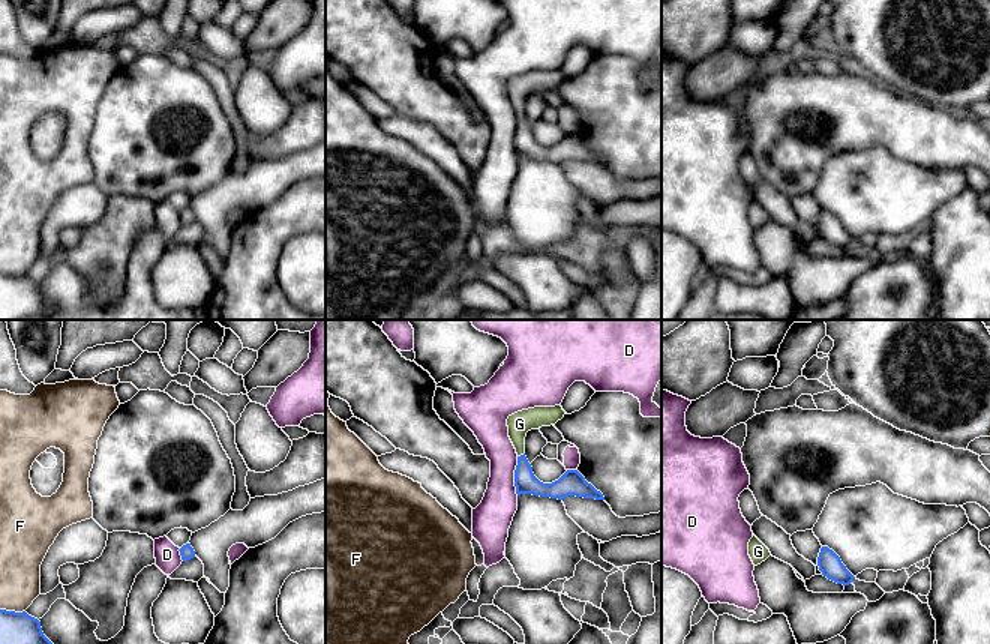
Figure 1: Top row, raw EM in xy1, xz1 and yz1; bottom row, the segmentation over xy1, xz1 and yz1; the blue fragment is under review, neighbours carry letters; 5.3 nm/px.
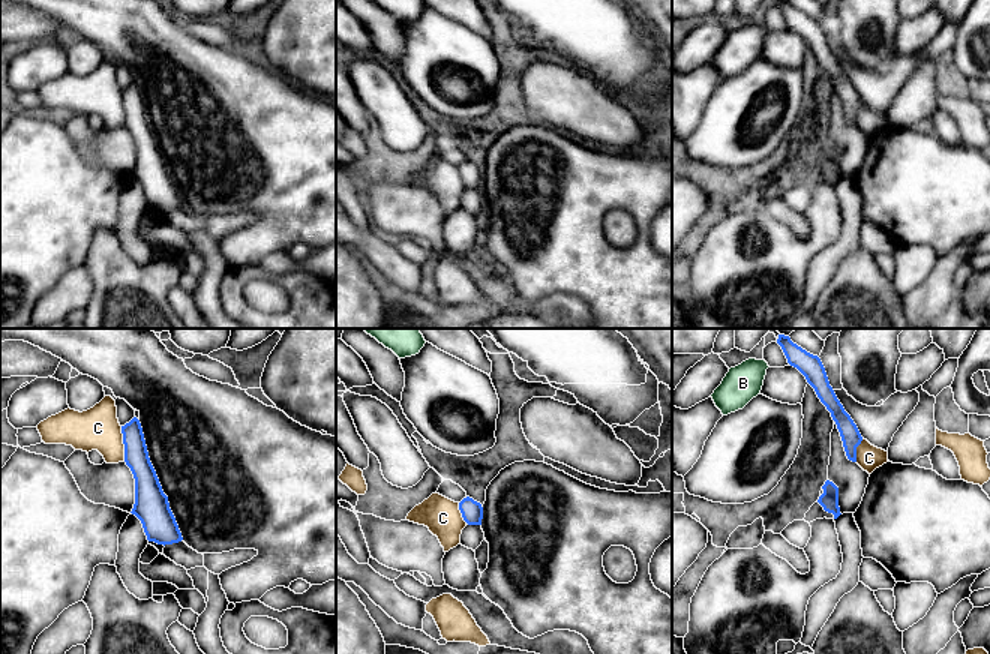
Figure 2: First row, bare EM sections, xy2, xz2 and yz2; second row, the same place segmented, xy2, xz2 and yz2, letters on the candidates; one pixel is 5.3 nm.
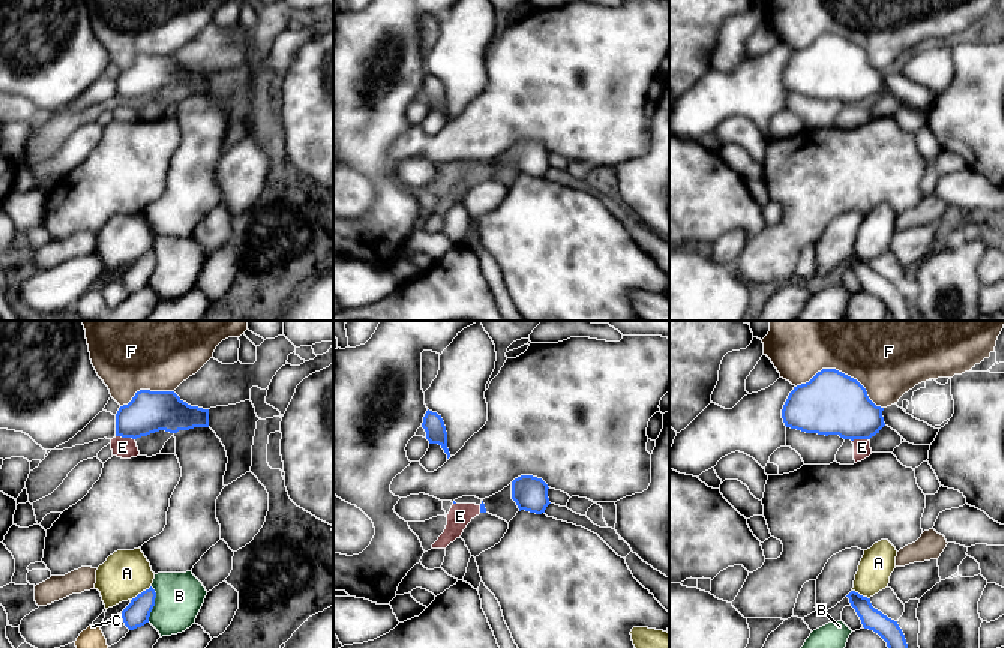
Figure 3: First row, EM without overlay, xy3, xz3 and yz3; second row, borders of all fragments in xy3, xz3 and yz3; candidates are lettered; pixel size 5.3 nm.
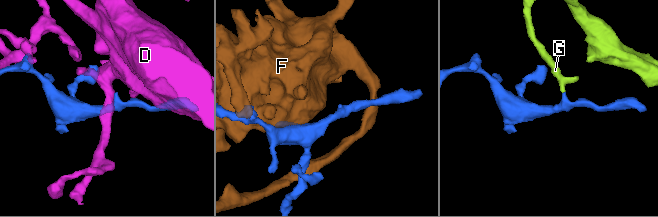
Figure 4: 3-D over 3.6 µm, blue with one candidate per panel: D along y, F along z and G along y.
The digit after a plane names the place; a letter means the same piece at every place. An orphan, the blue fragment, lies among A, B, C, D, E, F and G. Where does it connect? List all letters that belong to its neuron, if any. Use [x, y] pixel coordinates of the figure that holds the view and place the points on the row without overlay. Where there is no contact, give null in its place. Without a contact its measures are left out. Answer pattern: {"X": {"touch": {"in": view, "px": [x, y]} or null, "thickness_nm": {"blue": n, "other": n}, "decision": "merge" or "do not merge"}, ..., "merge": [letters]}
{"A": {"touch": {"in": "xy3", "px": [141, 257]}, "thickness_nm": {"blue": 140, "other": 260}, "decision": "do not merge"}, "B": {"touch": {"in": "xy3", "px": [153, 269]}, "thickness_nm": {"blue": 140, "other": 260}, "decision": "do not merge"}, "C": {"touch": {"in": "xy2", "px": [123, 107]}, "thickness_nm": {"blue": 130, "other": 220}, "decision": "do not merge"}, "D": {"touch": {"in": "xz1", "px": [515, 140]}, "thickness_nm": {"blue": 120, "other": 200}, "decision": "do not merge"}, "E": {"touch": {"in": "xy3", "px": [125, 101]}, "thickness_nm": {"blue": 220, "other": 110}, "decision": "do not merge"}, "F": {"touch": {"in": "yz3", "px": [841, 36]}, "thickness_nm": {"blue": 340, "other": 320}, "decision": "do not merge"}, "G": {"touch": {"in": "xz1", "px": [521, 119]}, "thickness_nm": {"blue": 120, "other": 120}, "decision": "merge"}, "merge": ["G"]}

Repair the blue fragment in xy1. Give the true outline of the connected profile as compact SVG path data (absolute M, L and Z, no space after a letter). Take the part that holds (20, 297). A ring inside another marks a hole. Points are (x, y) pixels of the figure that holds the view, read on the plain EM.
M0 273L0 320L26 320L52 311L38 282L26 275Z

